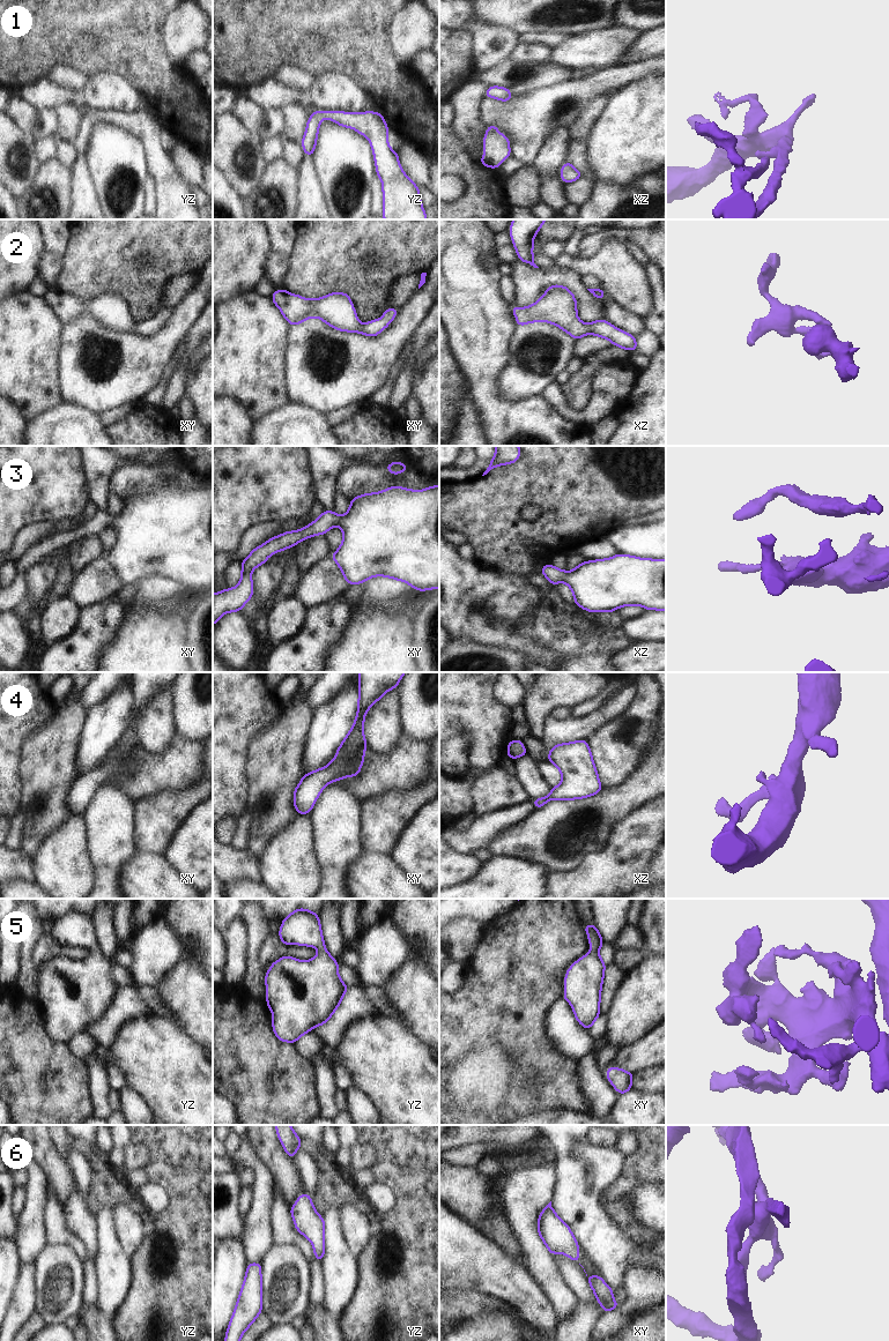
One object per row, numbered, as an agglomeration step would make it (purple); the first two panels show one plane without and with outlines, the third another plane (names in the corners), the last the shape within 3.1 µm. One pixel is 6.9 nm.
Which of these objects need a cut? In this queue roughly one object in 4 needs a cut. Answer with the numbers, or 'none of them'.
none of them

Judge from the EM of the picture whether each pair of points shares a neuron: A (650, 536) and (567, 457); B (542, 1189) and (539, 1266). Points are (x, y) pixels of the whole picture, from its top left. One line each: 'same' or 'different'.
A: different
B: same

